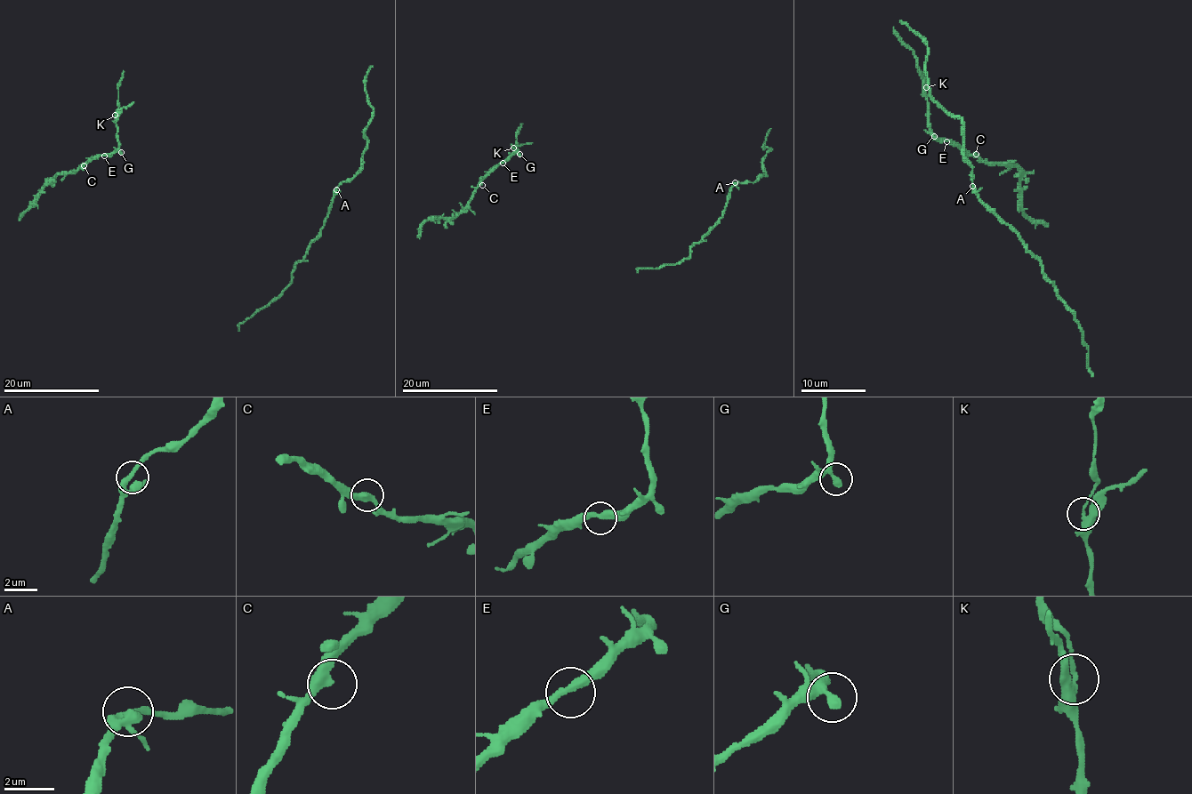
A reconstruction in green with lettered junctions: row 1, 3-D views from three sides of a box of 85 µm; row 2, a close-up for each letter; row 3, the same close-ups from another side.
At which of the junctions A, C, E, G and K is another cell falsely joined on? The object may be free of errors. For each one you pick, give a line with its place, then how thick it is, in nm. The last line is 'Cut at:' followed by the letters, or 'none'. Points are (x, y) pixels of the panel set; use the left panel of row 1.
K: at (115, 115); 360 nm thick
Cut at: K

